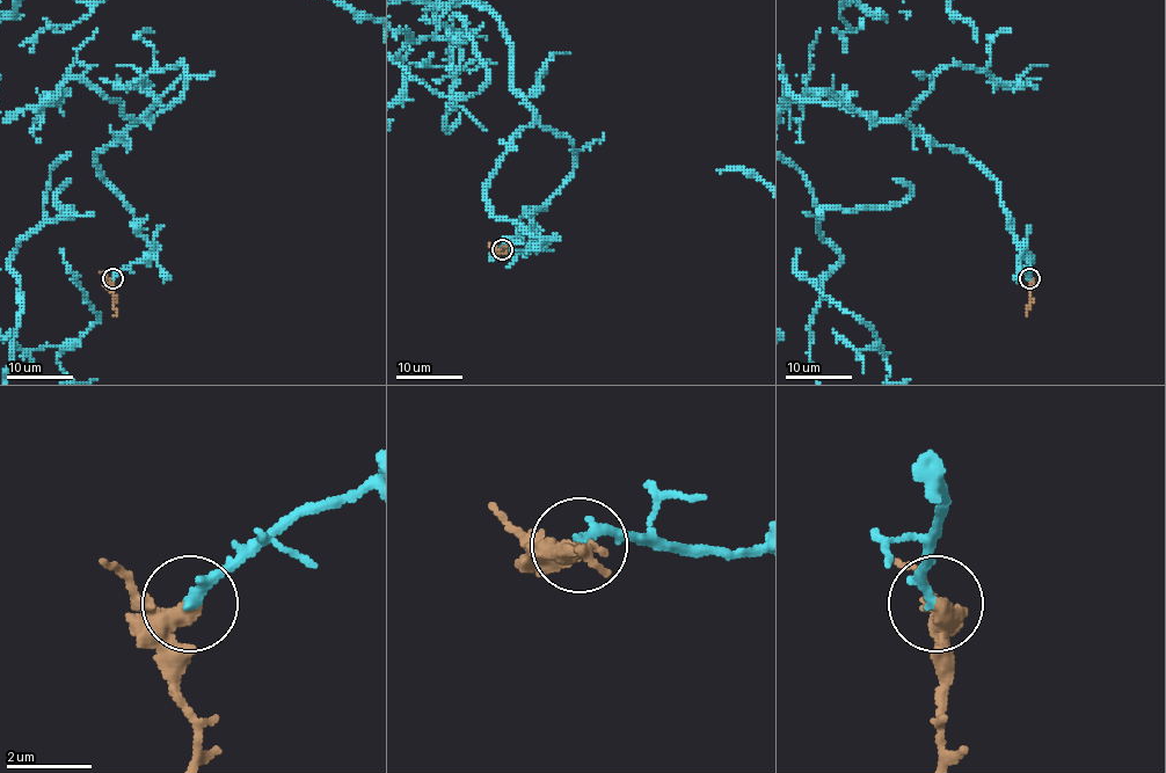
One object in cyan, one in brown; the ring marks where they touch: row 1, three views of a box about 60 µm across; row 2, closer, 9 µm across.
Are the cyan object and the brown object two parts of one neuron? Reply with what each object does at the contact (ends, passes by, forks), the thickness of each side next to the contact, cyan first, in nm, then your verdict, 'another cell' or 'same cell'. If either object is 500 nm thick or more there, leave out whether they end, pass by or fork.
cyan ends | brown passes by | 240/360 nm | same cell

